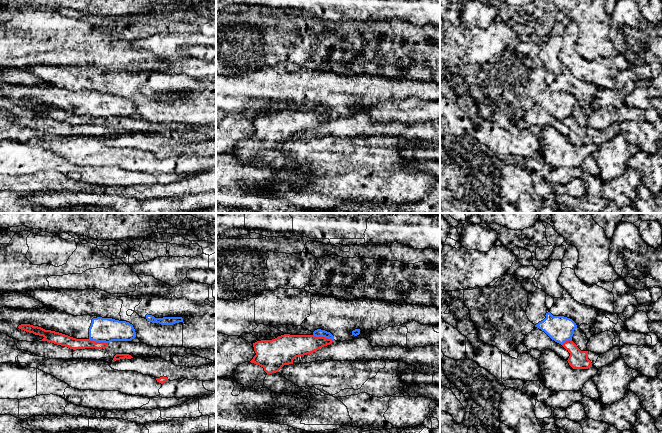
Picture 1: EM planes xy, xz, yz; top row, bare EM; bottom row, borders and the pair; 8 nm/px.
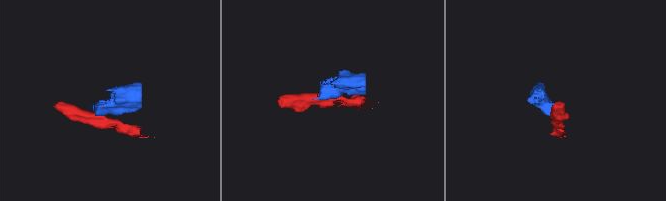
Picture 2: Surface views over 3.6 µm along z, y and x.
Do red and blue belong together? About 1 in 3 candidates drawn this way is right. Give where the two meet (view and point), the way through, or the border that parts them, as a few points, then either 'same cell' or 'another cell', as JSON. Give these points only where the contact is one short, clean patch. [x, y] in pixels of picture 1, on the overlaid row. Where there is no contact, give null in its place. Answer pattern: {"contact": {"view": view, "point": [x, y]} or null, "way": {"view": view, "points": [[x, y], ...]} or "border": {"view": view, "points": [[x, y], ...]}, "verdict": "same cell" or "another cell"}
{"contact": {"view": "xz", "point": [323, 337]}, "border": {"view": "xz", "points": [[313, 334], [333, 340]]}, "verdict": "another cell"}

